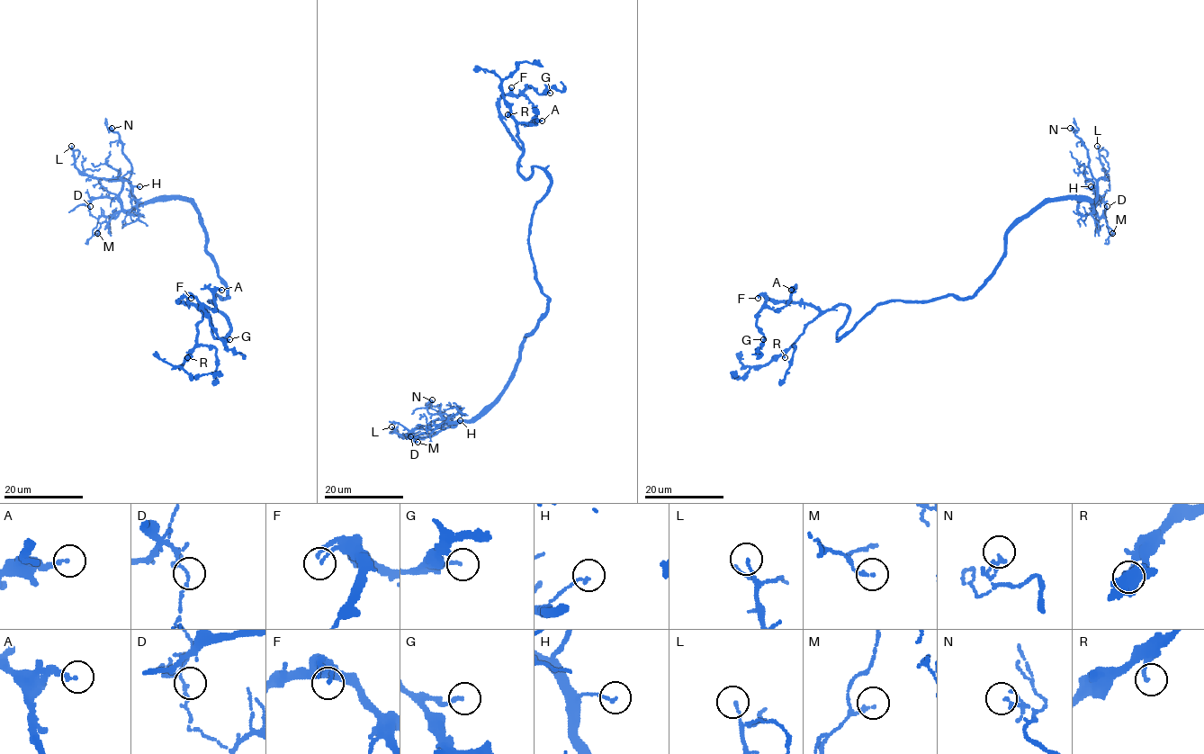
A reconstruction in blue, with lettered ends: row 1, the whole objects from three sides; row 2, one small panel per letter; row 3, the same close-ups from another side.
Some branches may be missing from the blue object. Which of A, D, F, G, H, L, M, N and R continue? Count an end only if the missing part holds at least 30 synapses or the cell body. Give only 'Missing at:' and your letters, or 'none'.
Missing at: none

